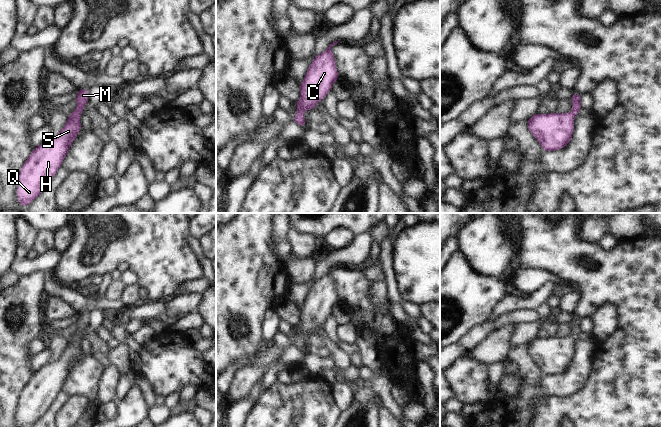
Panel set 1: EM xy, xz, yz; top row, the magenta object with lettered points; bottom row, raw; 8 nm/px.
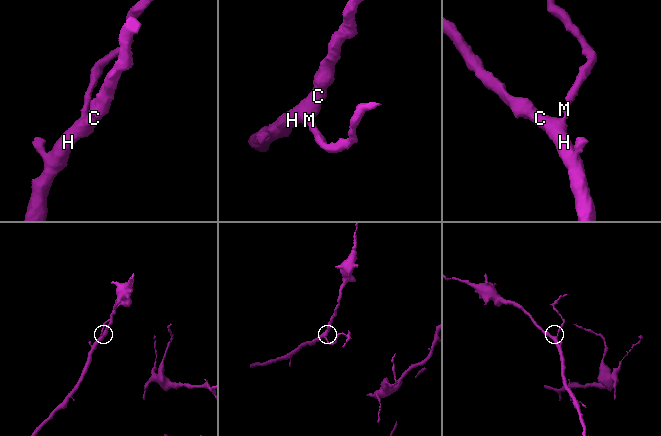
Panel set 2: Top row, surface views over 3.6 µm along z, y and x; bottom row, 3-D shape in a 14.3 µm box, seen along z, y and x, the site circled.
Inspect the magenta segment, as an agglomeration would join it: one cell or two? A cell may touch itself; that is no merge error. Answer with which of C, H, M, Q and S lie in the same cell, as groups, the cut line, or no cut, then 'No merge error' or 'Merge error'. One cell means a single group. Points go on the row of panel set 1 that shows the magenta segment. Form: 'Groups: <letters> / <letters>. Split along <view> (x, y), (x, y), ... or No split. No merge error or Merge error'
Groups: C H M Q S. No split. No merge error.

